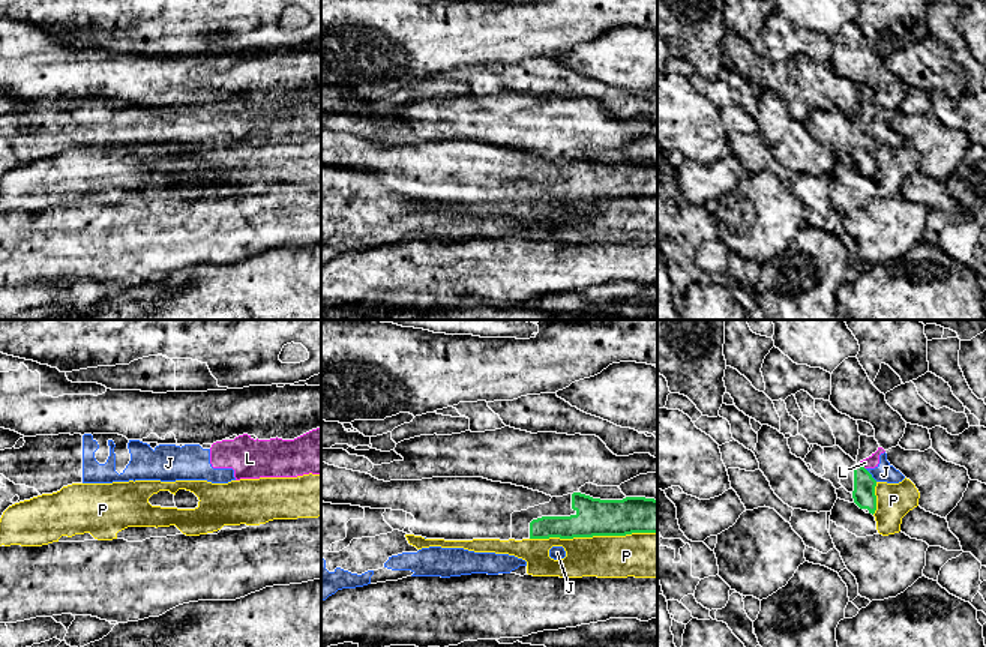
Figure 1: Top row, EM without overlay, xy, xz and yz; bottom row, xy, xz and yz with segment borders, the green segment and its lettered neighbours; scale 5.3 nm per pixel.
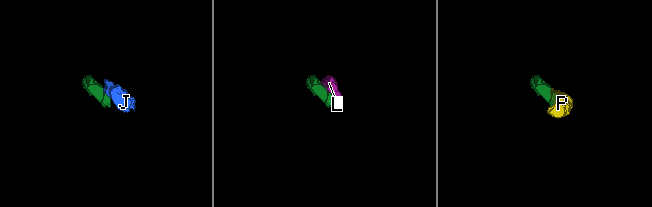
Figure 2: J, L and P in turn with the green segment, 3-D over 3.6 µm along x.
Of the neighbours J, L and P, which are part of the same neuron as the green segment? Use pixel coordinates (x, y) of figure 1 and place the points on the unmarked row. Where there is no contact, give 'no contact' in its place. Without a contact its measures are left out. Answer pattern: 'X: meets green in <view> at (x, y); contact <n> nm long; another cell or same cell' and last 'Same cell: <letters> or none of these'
J: meets green in yz at (871, 138); contact 100 nm long; another cell
L: meets green in yz at (860, 129); contact 50 nm long; another cell
P: meets green in xz at (593, 198); contact 700 nm long; another cell
Same cell: none of these

